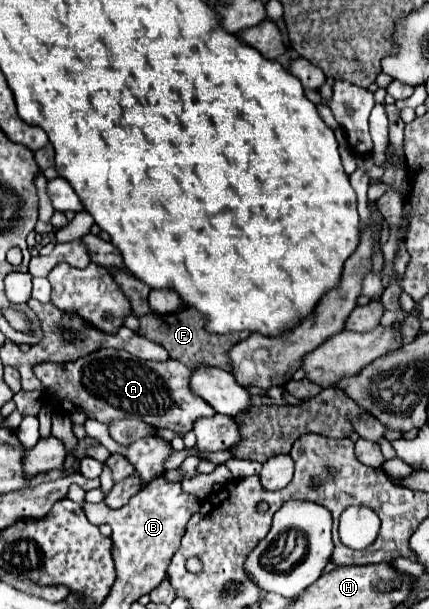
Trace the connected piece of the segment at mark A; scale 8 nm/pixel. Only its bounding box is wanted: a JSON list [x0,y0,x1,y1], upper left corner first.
[33,349,217,433]

